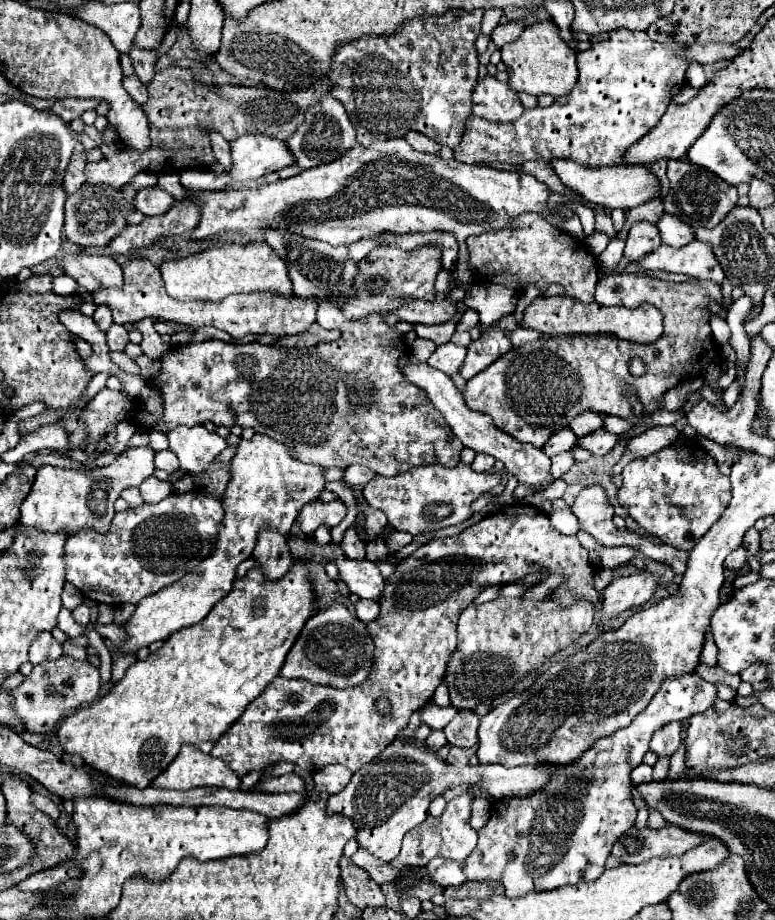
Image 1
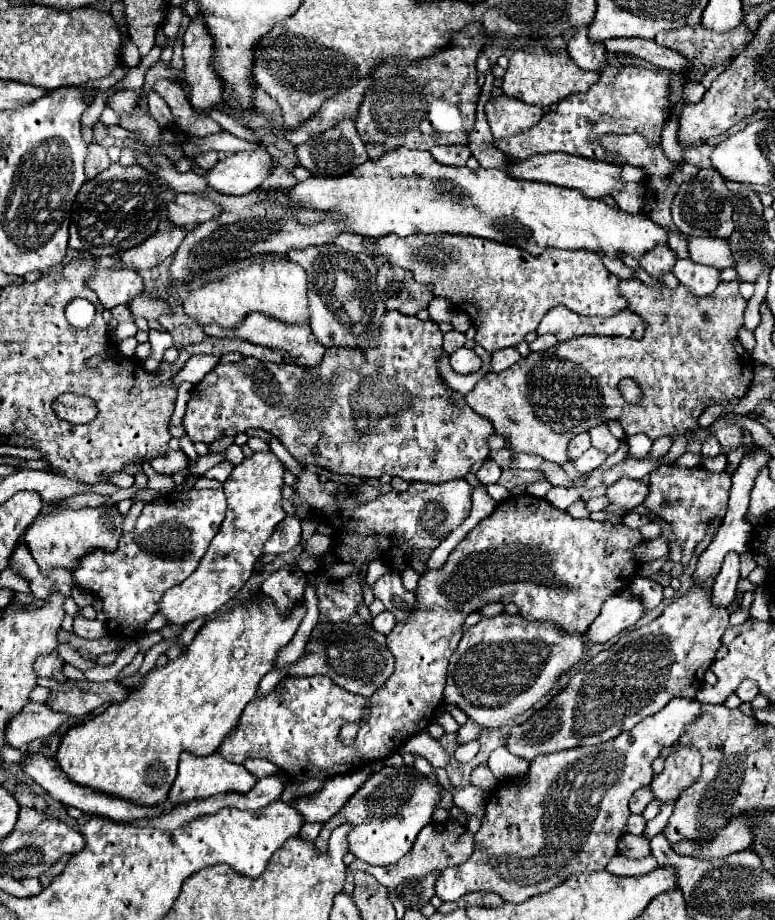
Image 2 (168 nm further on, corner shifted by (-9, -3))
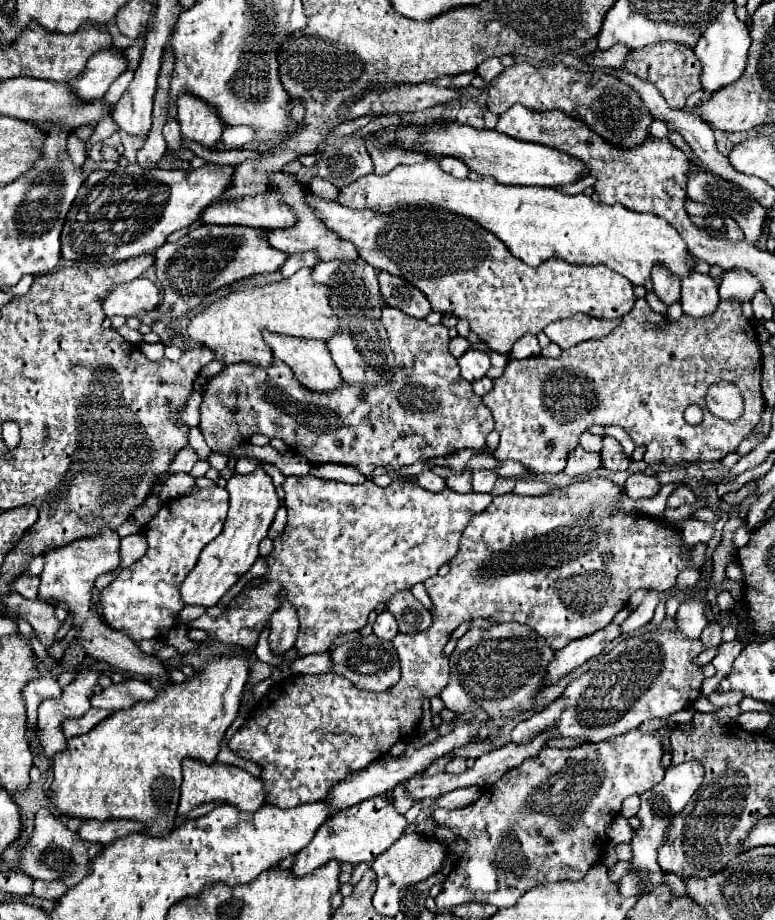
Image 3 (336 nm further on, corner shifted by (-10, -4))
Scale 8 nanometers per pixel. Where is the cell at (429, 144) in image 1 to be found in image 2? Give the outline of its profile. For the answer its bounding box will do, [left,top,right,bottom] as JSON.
[431,145,469,167]

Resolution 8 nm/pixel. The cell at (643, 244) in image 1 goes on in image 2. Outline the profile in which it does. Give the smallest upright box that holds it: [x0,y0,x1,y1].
[639,247,677,279]

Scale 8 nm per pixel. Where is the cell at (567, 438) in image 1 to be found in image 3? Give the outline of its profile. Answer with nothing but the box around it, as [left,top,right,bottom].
[580,432,602,452]

